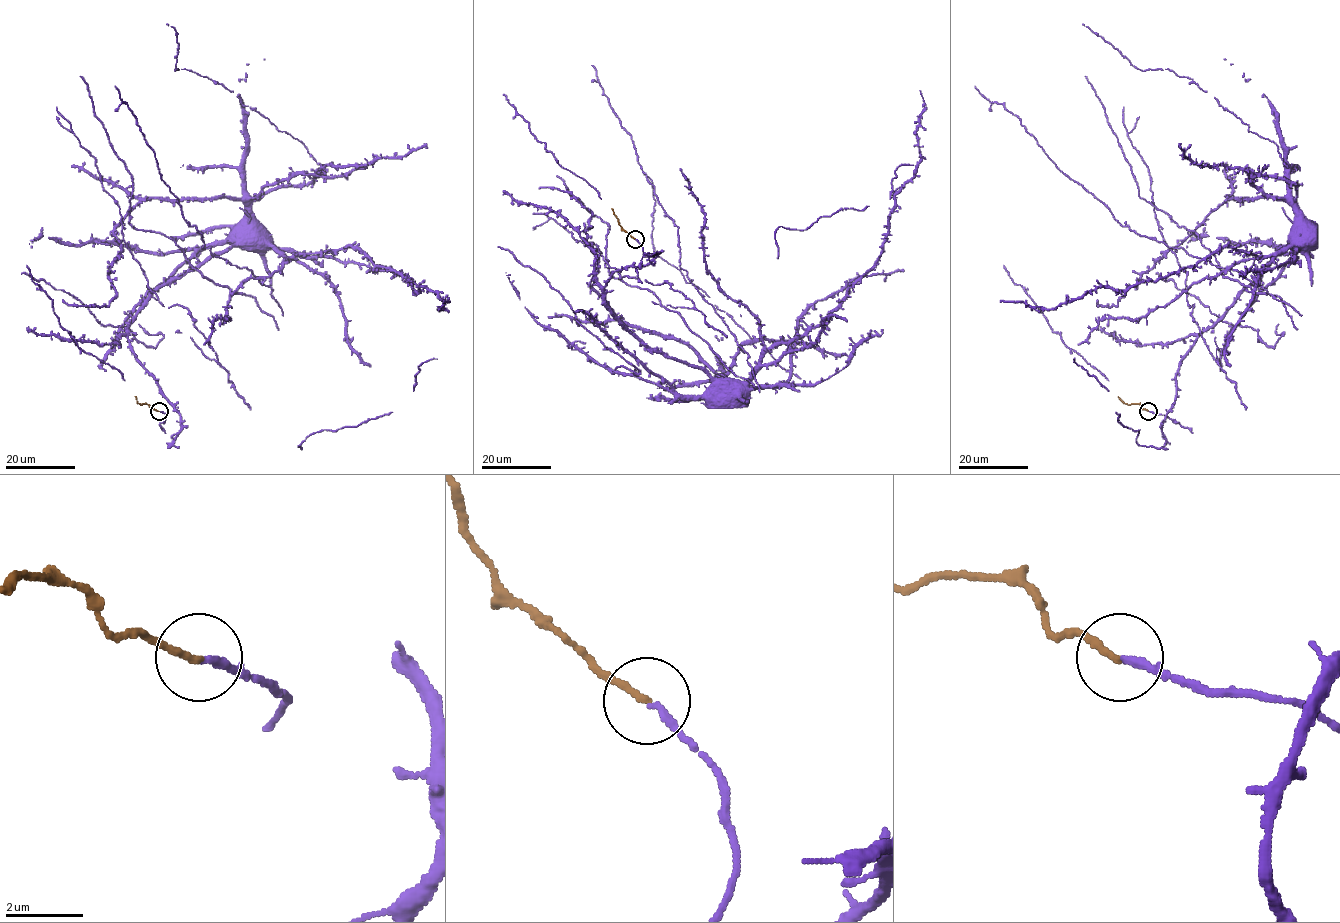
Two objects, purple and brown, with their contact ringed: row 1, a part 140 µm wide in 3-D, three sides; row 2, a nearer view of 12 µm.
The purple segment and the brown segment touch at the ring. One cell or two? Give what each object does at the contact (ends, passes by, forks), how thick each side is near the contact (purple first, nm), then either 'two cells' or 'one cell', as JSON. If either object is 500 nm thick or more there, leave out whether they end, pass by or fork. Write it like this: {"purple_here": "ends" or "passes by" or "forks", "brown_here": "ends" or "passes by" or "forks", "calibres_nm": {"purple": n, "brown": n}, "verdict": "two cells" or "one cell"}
{"purple_here": "ends", "brown_here": "ends", "calibres_nm": {"purple": 200, "brown": 170}, "verdict": "one cell"}

